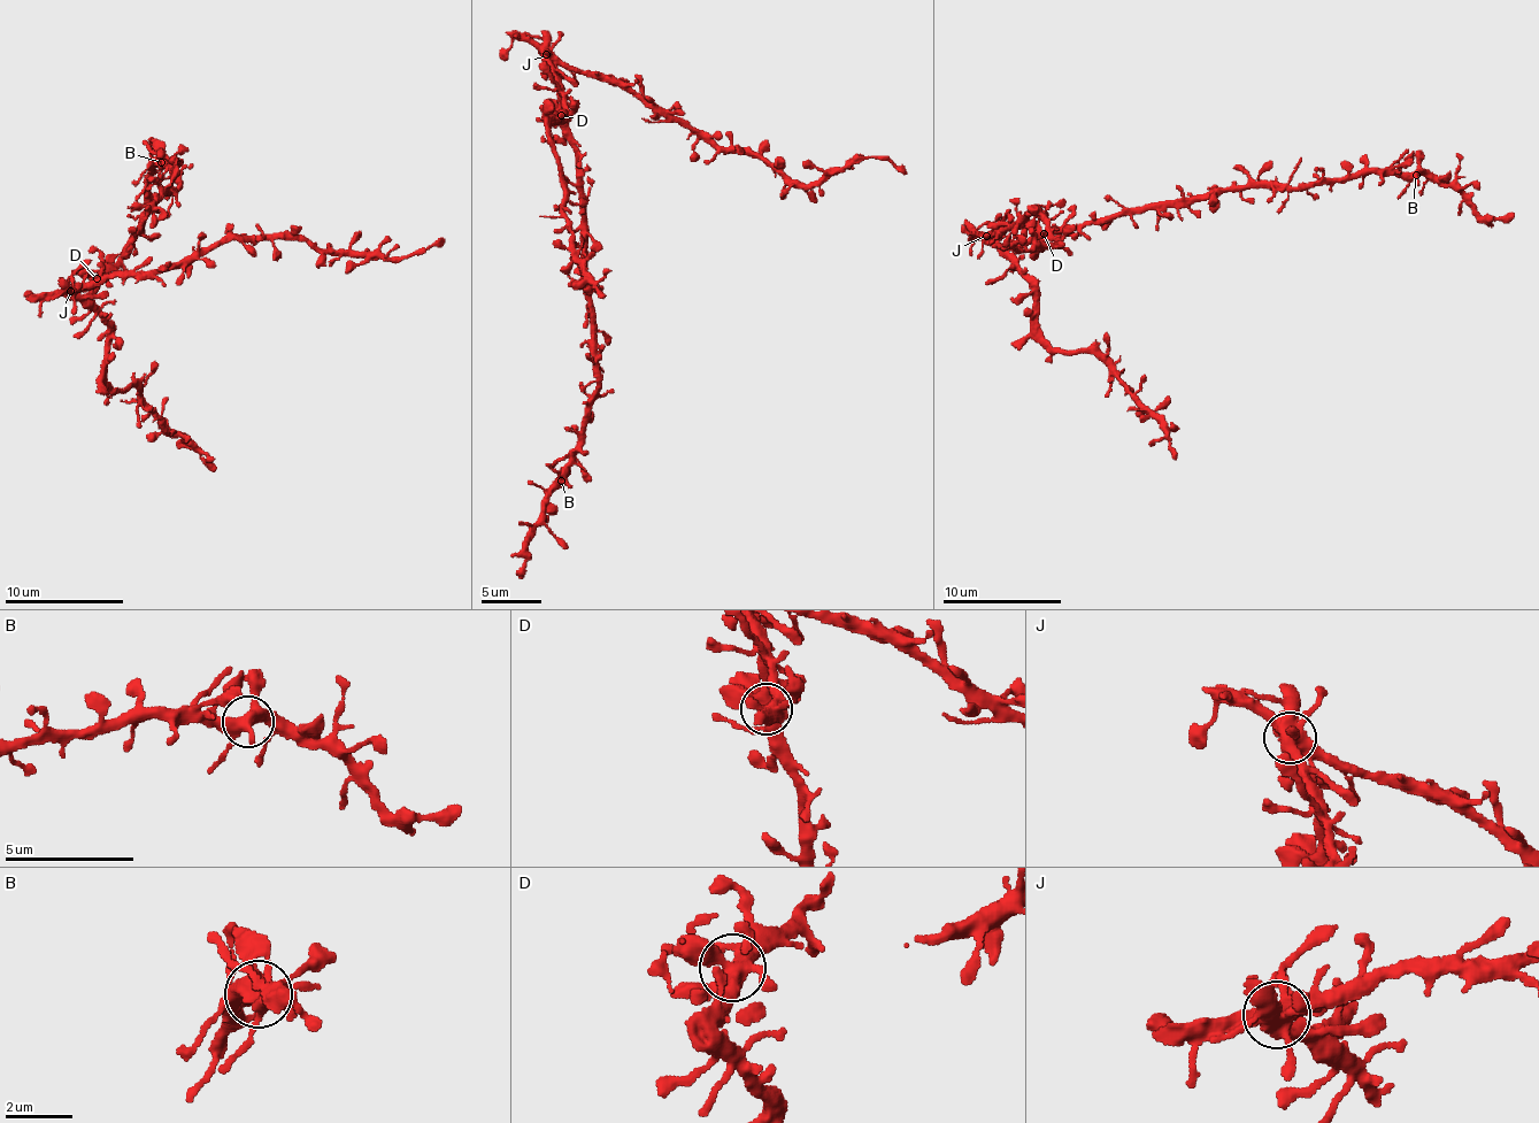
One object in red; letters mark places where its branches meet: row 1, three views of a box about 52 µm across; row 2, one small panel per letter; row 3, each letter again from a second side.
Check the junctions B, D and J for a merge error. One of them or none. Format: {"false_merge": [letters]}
{"false_merge": []}

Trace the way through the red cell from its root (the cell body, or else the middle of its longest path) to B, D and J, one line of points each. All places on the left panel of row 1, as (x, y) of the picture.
B: (110, 267), (143, 227), (149, 208), (179, 184), (174, 164), (161, 162)
D: (110, 267), (97, 278)
J: (110, 267), (83, 297), (69, 292)

